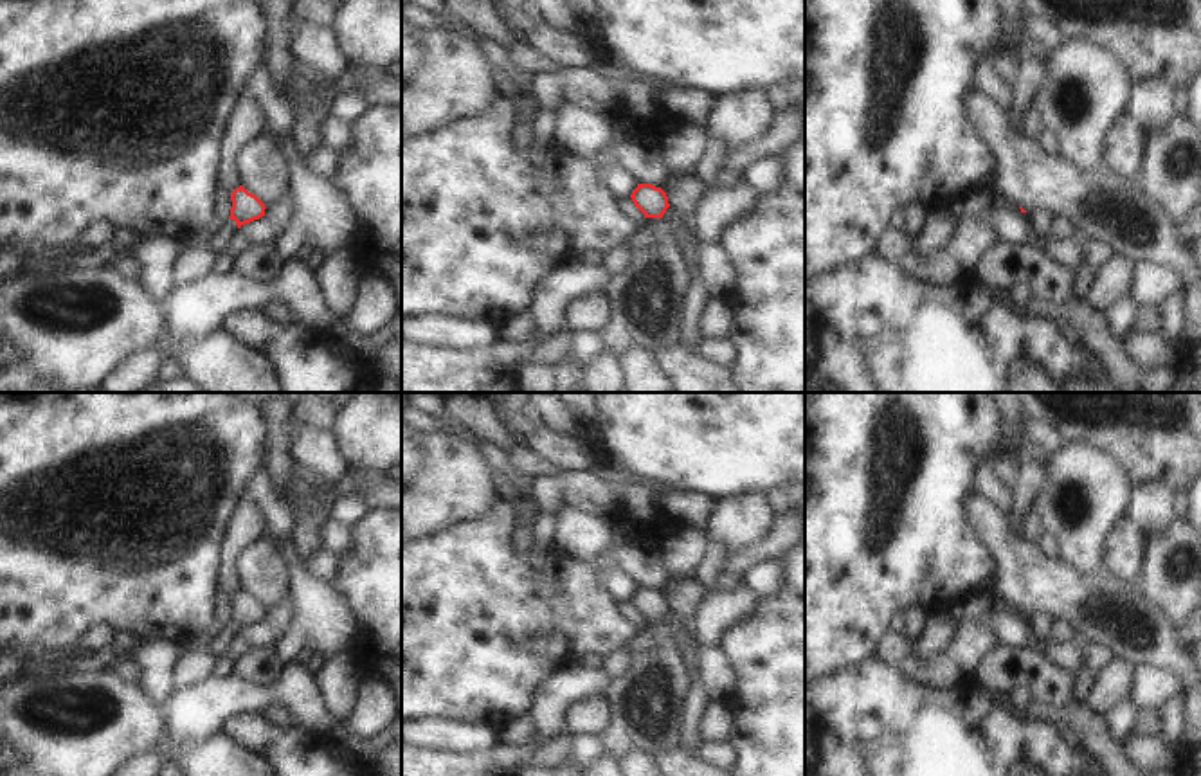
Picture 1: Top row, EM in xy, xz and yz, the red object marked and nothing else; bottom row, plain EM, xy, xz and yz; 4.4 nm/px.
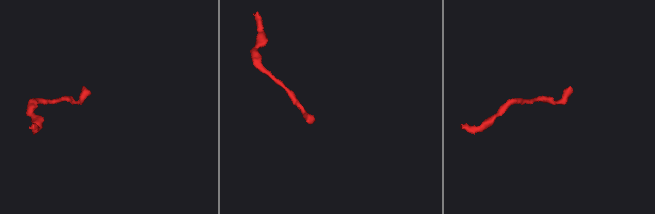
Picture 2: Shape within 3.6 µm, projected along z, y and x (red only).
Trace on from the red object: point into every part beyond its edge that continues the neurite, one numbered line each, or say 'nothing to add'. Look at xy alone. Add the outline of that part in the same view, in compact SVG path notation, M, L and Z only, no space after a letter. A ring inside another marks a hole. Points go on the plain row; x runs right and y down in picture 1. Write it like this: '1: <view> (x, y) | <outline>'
nothing to add

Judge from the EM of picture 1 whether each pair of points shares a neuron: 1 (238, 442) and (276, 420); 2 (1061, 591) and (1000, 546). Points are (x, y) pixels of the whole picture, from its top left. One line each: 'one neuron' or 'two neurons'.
1: two neurons
2: one neuron

